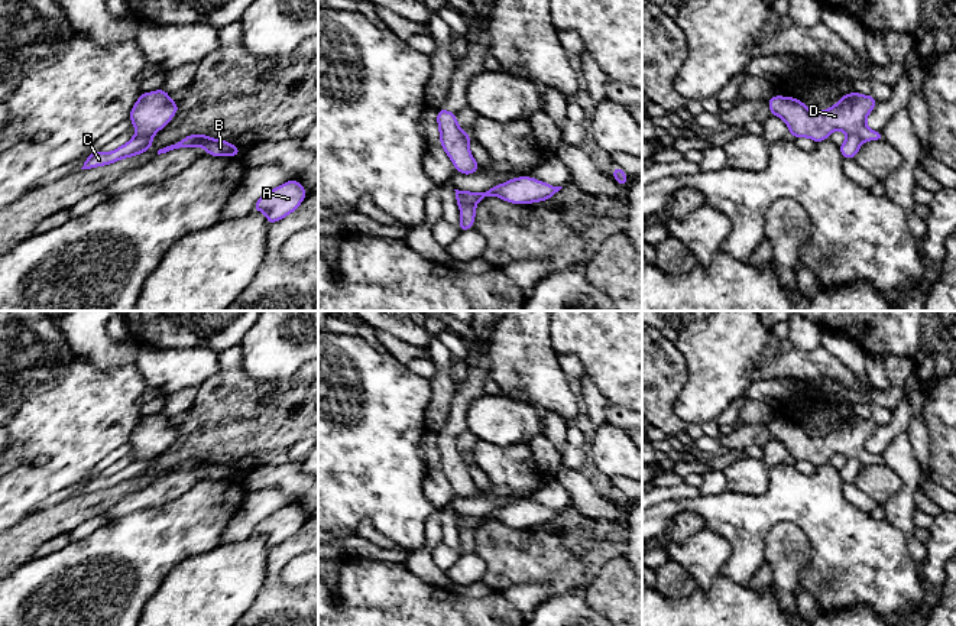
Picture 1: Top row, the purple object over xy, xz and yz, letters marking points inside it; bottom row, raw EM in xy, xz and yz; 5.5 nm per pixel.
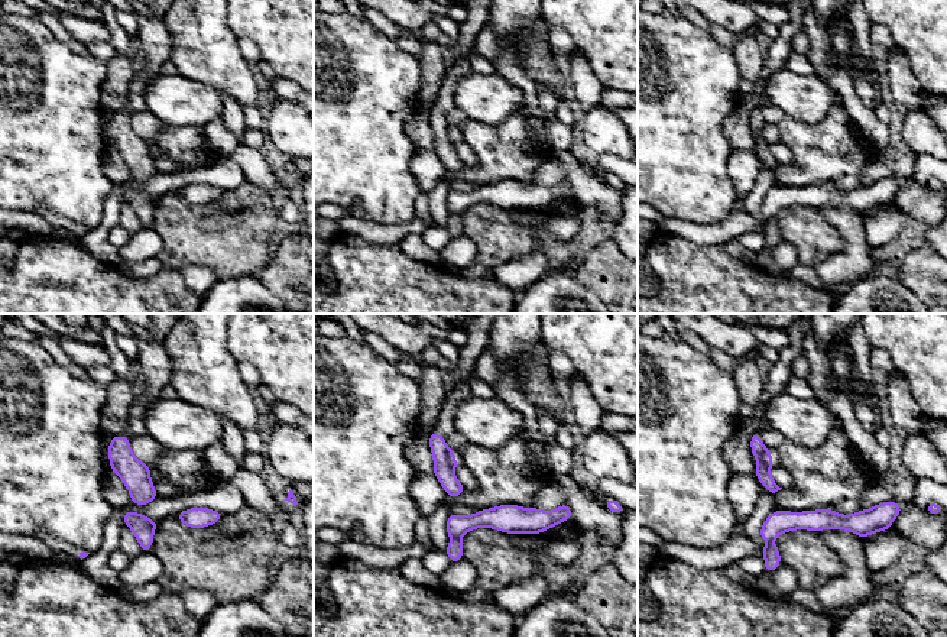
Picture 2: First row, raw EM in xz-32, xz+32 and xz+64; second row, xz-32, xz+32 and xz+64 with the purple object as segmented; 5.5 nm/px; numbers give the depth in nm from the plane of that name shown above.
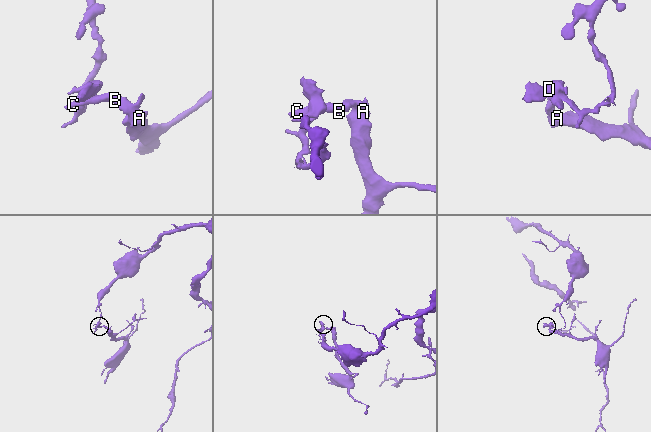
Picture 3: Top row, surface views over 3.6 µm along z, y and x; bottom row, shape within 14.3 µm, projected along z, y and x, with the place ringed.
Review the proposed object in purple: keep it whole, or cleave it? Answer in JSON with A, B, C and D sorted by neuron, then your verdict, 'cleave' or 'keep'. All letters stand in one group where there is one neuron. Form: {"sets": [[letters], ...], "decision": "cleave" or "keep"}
{"sets": [["A", "B", "C"], ["D"]], "decision": "cleave"}

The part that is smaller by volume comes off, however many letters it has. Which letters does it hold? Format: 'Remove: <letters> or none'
Remove: A, B, C

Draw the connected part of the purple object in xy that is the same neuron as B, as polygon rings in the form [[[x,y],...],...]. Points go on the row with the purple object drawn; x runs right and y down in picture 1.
[[[192,133],[175,145],[159,149],[158,155],[166,153],[174,149],[179,149],[179,147],[197,147],[197,146],[202,147],[210,156],[215,156],[215,158],[218,156],[234,156],[234,158],[239,156],[240,158],[240,149],[242,149],[223,139],[213,139],[207,134]]]

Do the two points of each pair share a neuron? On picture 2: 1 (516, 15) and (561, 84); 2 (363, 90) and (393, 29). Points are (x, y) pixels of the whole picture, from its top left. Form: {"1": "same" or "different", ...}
{"1": "same", "2": "different"}

